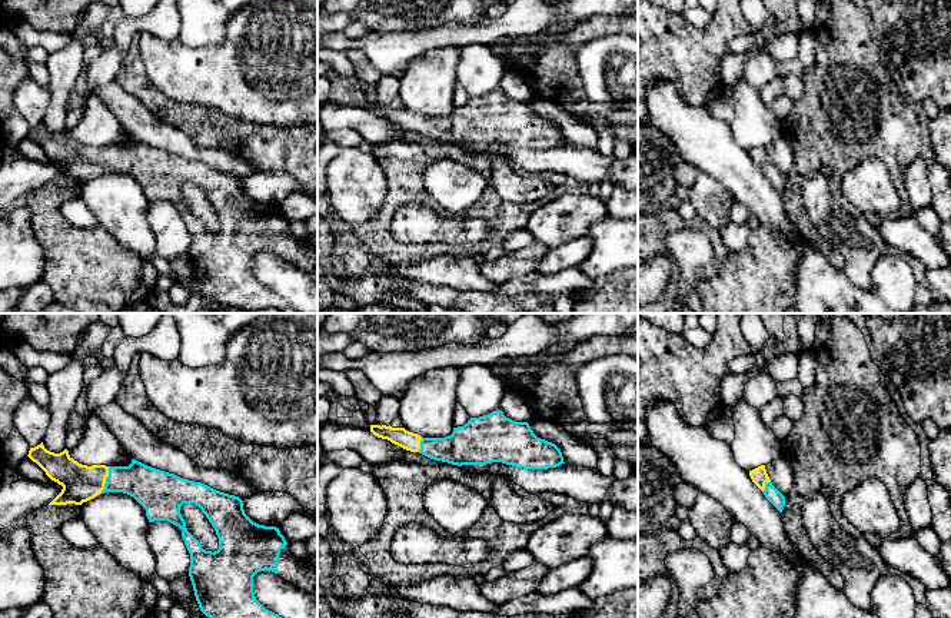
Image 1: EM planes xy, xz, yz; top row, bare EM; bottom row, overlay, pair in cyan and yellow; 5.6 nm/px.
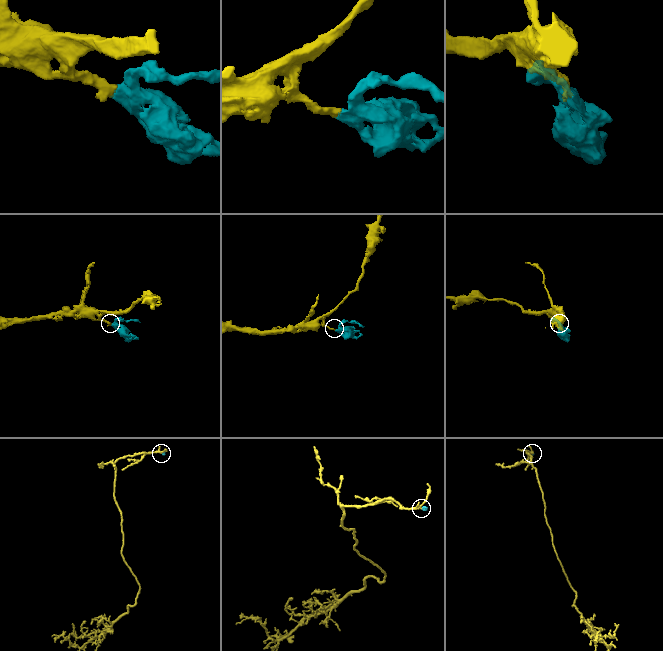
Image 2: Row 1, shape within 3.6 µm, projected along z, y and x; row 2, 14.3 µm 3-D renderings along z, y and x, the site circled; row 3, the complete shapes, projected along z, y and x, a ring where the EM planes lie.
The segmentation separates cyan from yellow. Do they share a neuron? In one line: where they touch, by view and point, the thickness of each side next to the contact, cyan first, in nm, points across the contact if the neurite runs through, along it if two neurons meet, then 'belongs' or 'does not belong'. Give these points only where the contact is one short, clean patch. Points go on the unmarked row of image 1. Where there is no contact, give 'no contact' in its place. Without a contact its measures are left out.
contact xy (106, 159); calibres 220 and 200 nm; way xy (149, 166), (138, 159), (106, 159), (80, 162); belongs

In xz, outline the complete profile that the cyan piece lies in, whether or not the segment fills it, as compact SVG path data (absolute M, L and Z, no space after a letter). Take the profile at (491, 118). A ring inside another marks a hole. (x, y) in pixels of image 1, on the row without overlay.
M499 89L470 97L445 117L422 117L390 104L370 104L370 112L406 130L458 146L502 142L523 149L548 149L565 143L555 123L538 117L528 102L515 102Z

